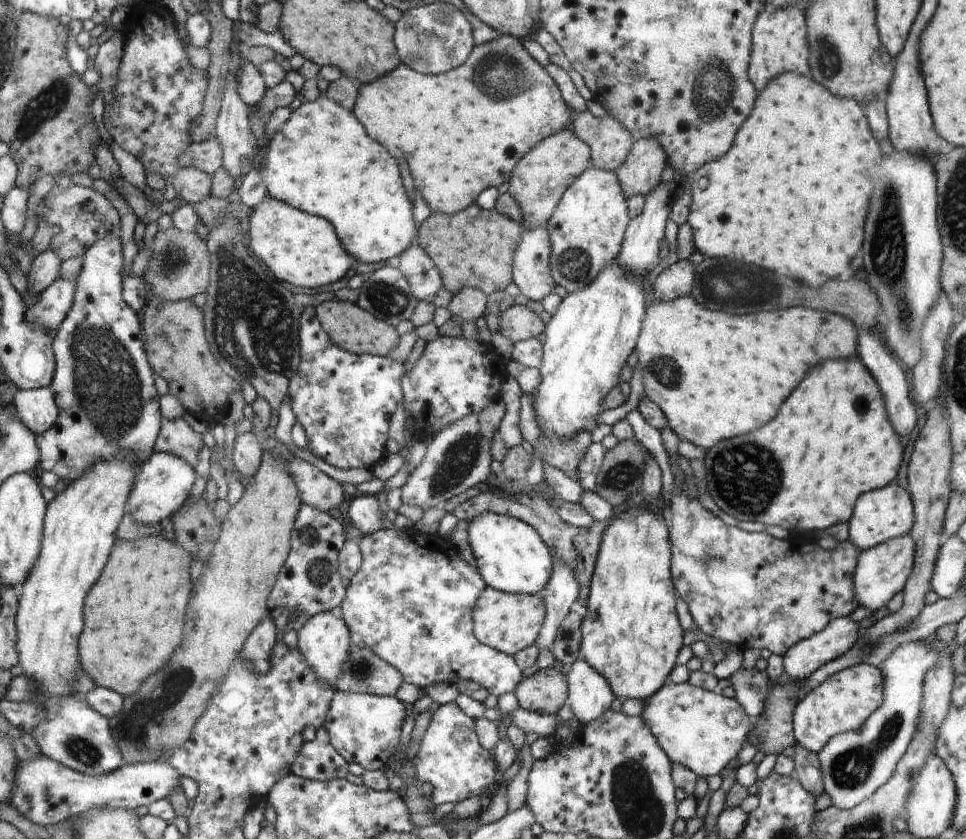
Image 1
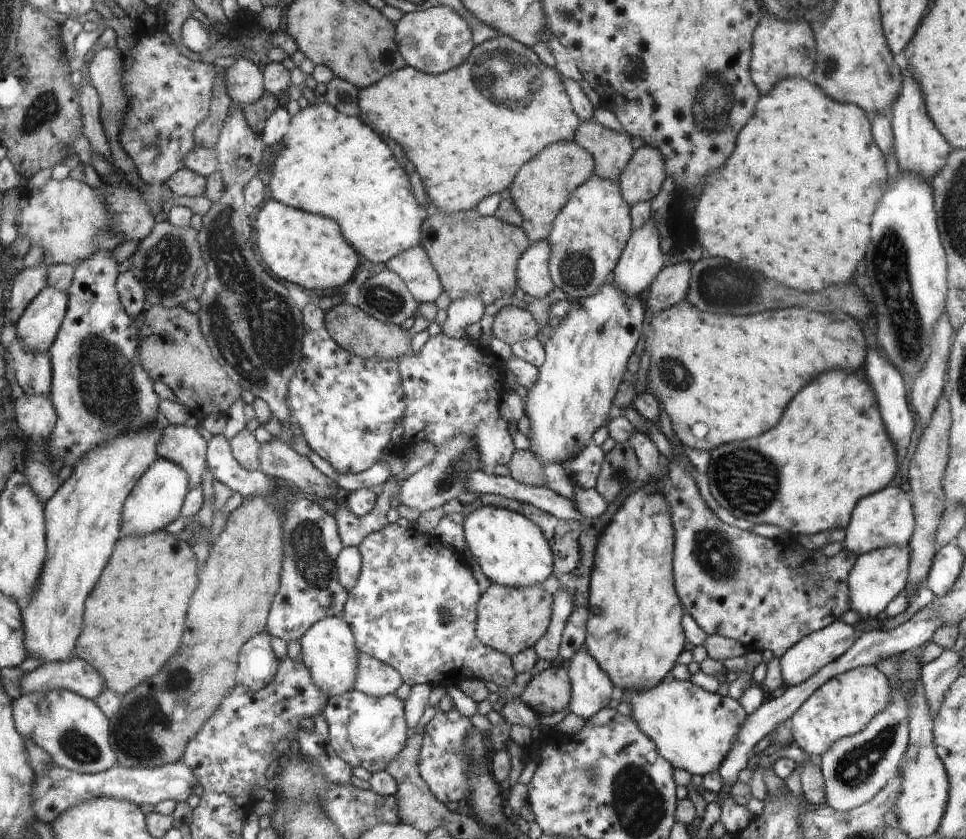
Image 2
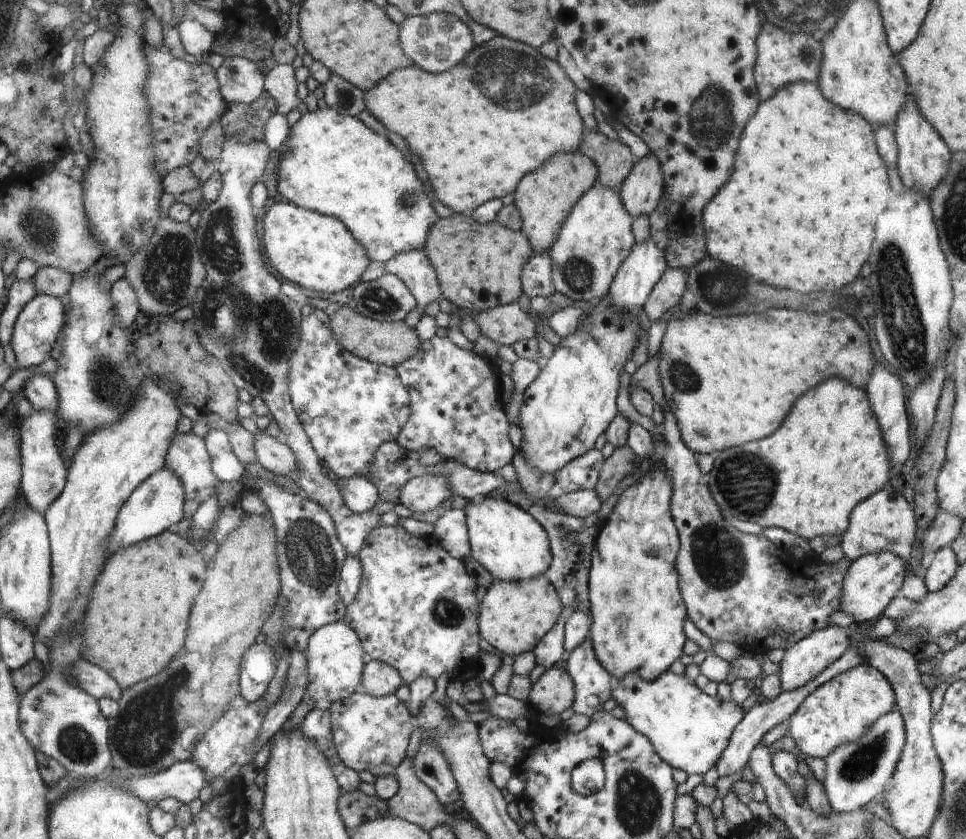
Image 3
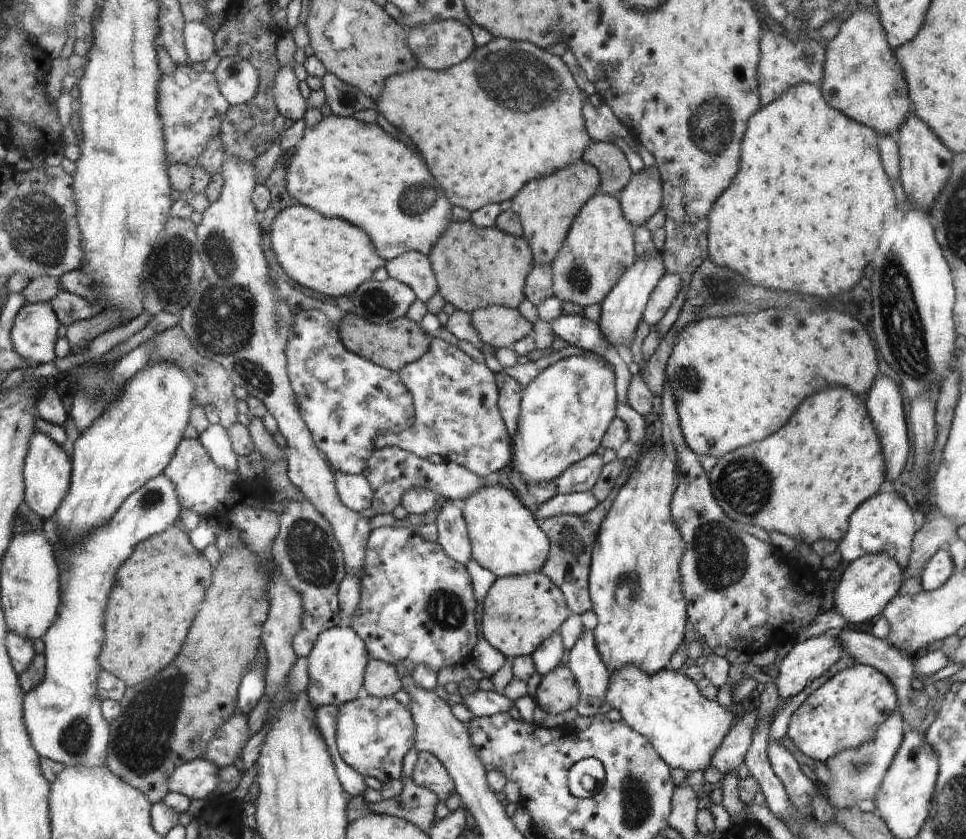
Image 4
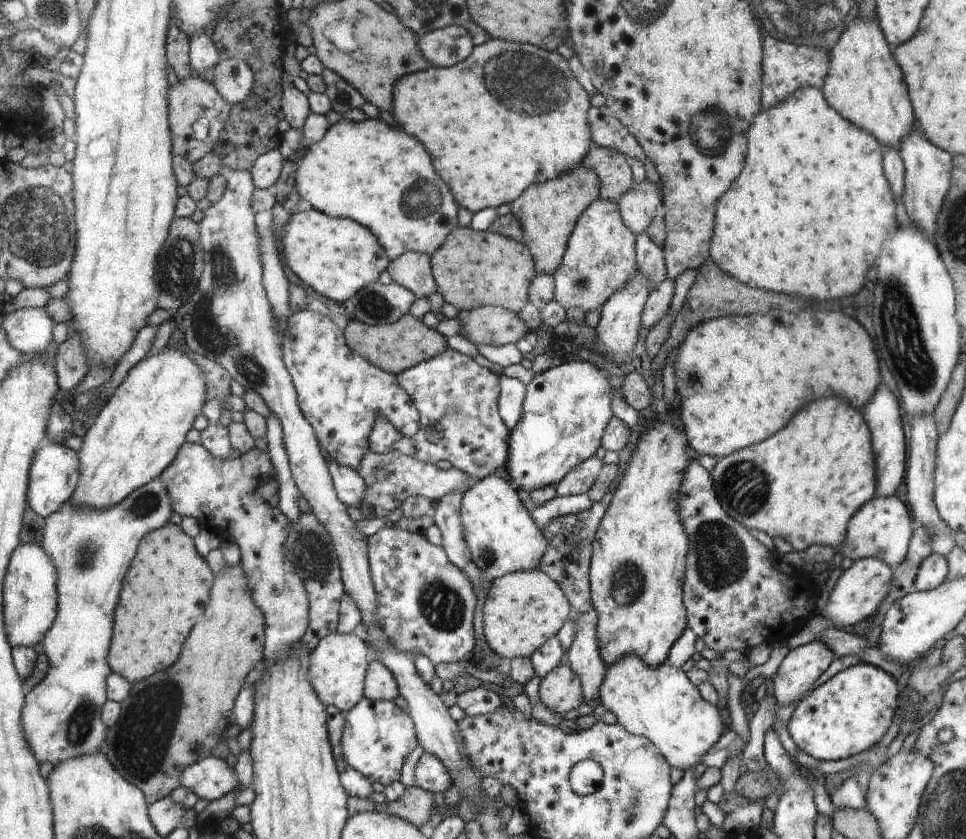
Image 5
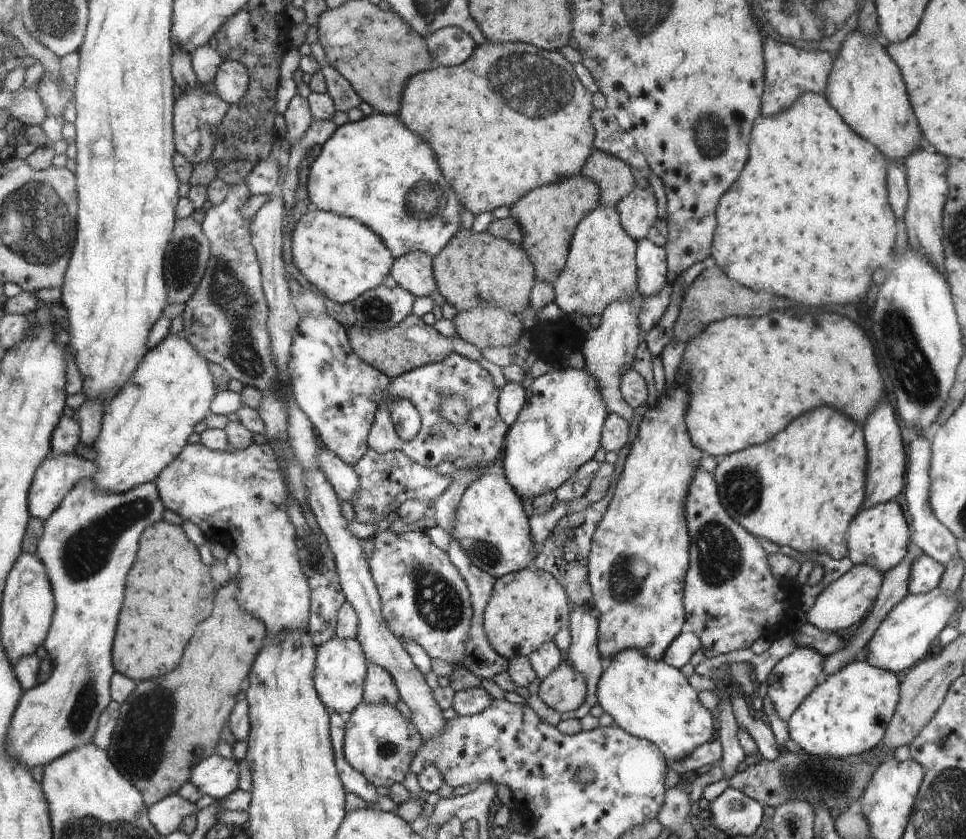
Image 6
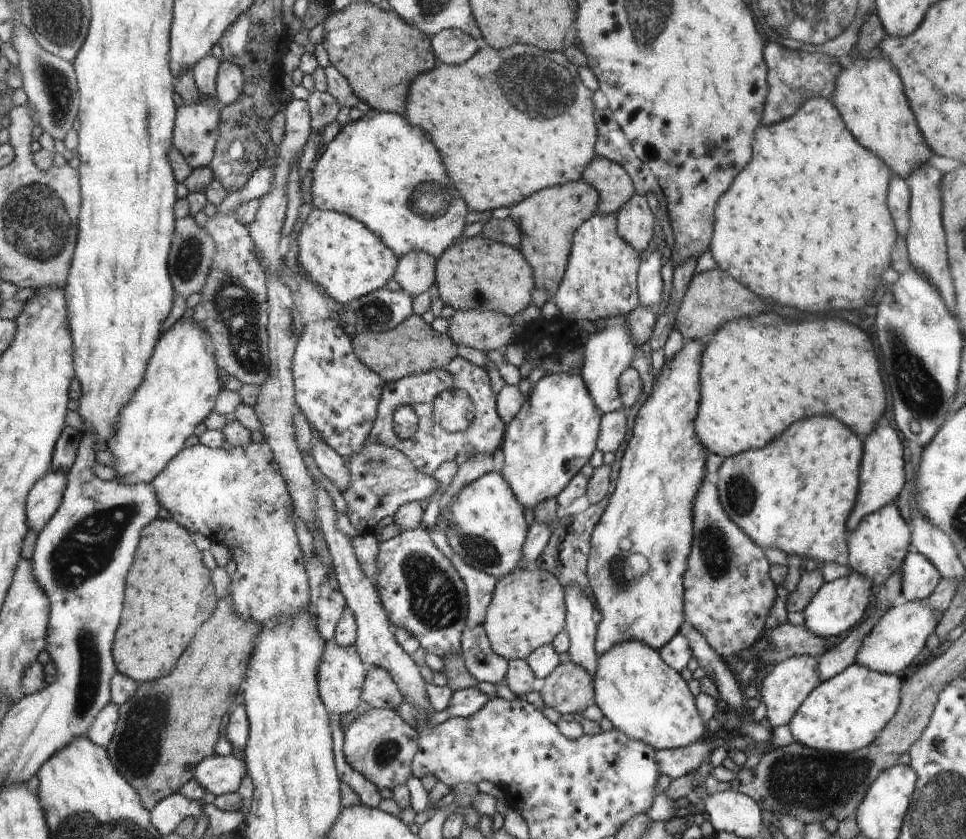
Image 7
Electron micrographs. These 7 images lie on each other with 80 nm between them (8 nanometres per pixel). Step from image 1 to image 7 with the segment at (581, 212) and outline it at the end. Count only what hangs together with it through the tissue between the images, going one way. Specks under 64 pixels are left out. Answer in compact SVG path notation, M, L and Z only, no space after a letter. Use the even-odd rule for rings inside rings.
M598 212L594 214L573 234L568 268L565 270L561 286L553 300L560 310L562 318L576 322L580 322L580 320L593 322L600 318L628 316L640 305L640 295L637 293L638 266L641 266L638 252L629 243L624 242L621 235L617 233L616 215L602 215Z

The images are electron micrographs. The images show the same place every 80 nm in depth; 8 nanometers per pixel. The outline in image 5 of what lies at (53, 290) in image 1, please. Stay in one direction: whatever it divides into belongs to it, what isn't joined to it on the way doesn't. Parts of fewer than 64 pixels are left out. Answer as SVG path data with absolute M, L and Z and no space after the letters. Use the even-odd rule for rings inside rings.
M22 309L6 312L2 316L3 328L14 348L24 354L43 354L54 342L56 322L46 309Z

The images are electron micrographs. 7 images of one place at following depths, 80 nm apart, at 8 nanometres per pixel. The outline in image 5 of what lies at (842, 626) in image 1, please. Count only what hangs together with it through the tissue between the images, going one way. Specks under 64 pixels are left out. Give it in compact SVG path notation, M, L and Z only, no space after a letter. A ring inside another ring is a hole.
M818 640L790 649L779 665L777 672L768 680L773 686L773 696L779 707L796 704L809 694L812 688L816 686L818 677L830 666L835 659L834 653L823 643Z

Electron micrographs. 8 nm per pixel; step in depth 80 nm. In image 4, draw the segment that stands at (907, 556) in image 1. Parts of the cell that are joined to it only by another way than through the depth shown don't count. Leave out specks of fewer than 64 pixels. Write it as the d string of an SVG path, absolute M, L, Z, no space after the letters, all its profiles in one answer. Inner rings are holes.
M886 553L865 554L852 561L844 571L835 589L833 609L850 624L864 624L876 614L884 612L885 606L899 594L903 582L902 566Z

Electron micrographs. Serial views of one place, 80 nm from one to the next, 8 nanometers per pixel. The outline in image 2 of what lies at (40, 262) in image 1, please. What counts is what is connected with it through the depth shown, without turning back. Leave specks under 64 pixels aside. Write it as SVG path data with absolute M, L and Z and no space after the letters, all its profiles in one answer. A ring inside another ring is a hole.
M44 262L37 269L20 269L11 290L11 301L6 308L2 324L16 325L24 316L32 302L49 285L49 266L50 264Z

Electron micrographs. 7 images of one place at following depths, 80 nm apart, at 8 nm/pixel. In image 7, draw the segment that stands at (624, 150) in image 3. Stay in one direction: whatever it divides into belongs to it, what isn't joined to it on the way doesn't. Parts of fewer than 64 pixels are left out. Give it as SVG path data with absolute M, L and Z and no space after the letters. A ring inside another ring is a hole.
M595 156L594 161L588 166L582 180L589 183L600 195L600 207L598 213L602 215L615 215L621 206L626 204L636 194L636 187L633 185L633 179L630 178L625 167L614 161L605 159L601 156Z

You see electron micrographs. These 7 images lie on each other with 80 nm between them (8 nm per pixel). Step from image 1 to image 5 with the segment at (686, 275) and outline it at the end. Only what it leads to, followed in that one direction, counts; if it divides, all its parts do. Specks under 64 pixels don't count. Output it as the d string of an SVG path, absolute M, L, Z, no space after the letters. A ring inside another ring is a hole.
M664 279L648 294L645 310L641 316L641 326L650 330L670 312L671 302L675 293L675 280Z

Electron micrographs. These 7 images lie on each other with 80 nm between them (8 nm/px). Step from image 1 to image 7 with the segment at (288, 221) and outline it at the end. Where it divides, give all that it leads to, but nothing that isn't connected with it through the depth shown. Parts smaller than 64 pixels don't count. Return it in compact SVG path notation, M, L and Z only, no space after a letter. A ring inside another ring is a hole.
M312 209L301 231L296 233L298 241L298 262L306 274L327 292L330 298L344 307L352 300L383 288L386 282L395 276L398 258L365 225L350 215L338 211Z

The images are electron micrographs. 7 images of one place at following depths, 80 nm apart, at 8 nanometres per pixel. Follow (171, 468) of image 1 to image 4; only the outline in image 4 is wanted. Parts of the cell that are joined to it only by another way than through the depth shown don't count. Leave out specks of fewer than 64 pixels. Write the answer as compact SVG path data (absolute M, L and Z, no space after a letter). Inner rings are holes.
M162 473L160 476L154 477L148 484L145 484L138 492L134 493L129 500L121 506L121 509L117 512L117 516L114 517L113 520L108 521L104 526L99 526L97 529L94 529L93 533L86 533L85 535L78 537L75 541L69 542L69 540L63 535L61 526L59 525L56 517L52 517L51 519L44 521L45 533L55 548L57 560L61 567L63 604L61 607L61 617L57 620L53 628L49 630L49 633L43 638L46 646L46 651L44 653L47 656L46 680L44 680L38 688L30 691L25 696L26 724L29 728L30 736L33 738L34 746L37 747L41 756L48 757L56 762L65 764L67 767L76 765L84 765L85 767L101 767L102 765L107 764L112 740L112 726L109 720L105 717L103 710L104 699L101 697L99 691L99 676L100 673L105 670L102 666L101 654L104 652L106 646L106 614L108 614L108 604L110 604L110 600L112 600L112 592L114 592L114 586L116 586L116 582L118 582L118 572L120 572L120 568L122 568L122 566L124 566L124 564L133 557L137 546L142 541L148 540L154 535L162 534L169 528L169 526L174 525L176 518L179 517L181 508L180 496L178 496L178 490L174 482Z

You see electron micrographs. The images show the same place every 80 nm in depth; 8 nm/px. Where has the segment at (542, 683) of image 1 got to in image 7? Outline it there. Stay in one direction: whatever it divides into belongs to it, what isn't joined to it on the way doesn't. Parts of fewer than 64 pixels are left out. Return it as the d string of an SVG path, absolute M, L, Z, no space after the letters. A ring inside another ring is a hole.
M562 663L545 678L540 694L546 706L554 708L560 714L584 712L590 704L594 704L592 678L586 668L578 663Z

